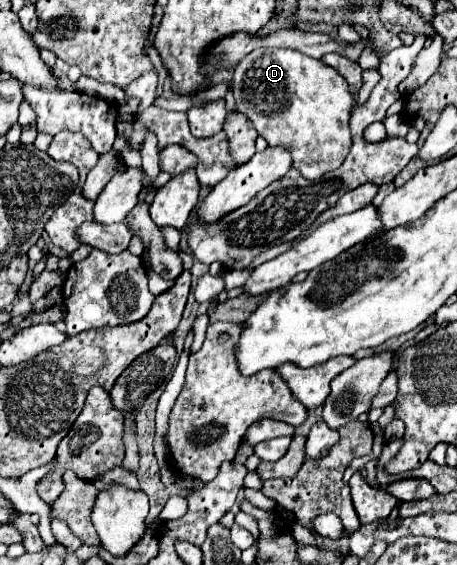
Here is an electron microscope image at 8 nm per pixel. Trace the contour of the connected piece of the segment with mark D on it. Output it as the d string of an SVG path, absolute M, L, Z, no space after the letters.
M257 48L239 62L233 76L233 94L237 112L253 122L257 134L265 138L269 146L283 146L291 150L291 168L299 170L303 178L321 178L323 174L337 170L343 164L343 158L347 158L351 148L349 116L355 100L345 78L321 60L291 48Z

